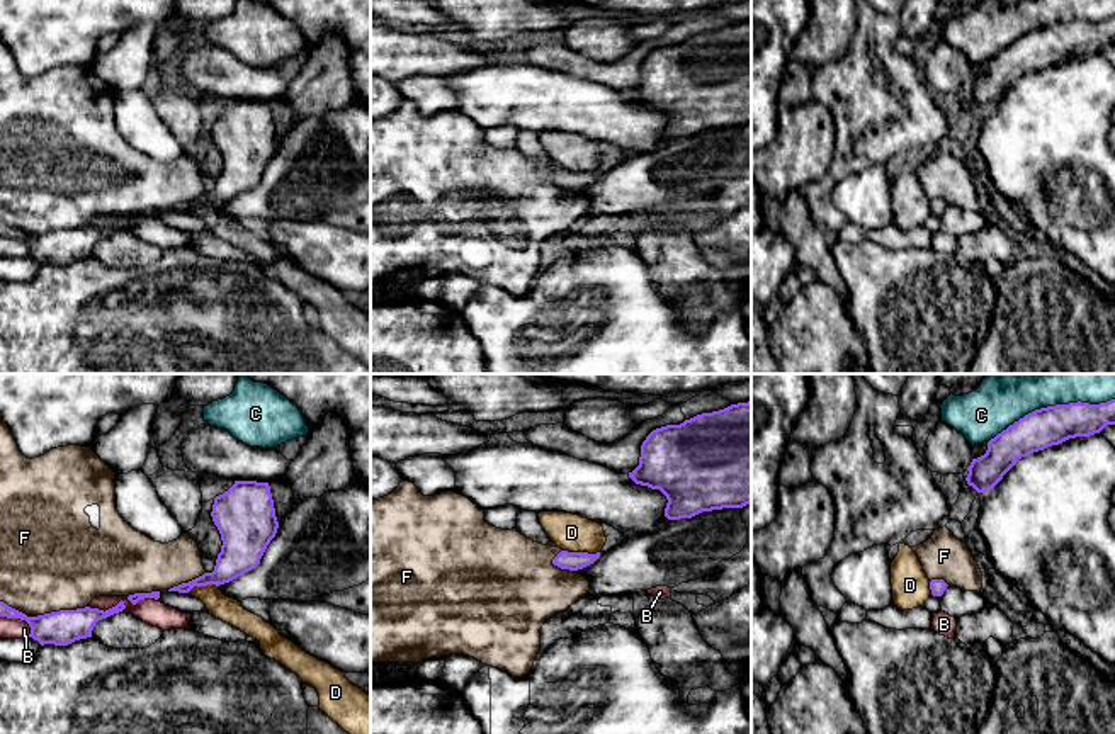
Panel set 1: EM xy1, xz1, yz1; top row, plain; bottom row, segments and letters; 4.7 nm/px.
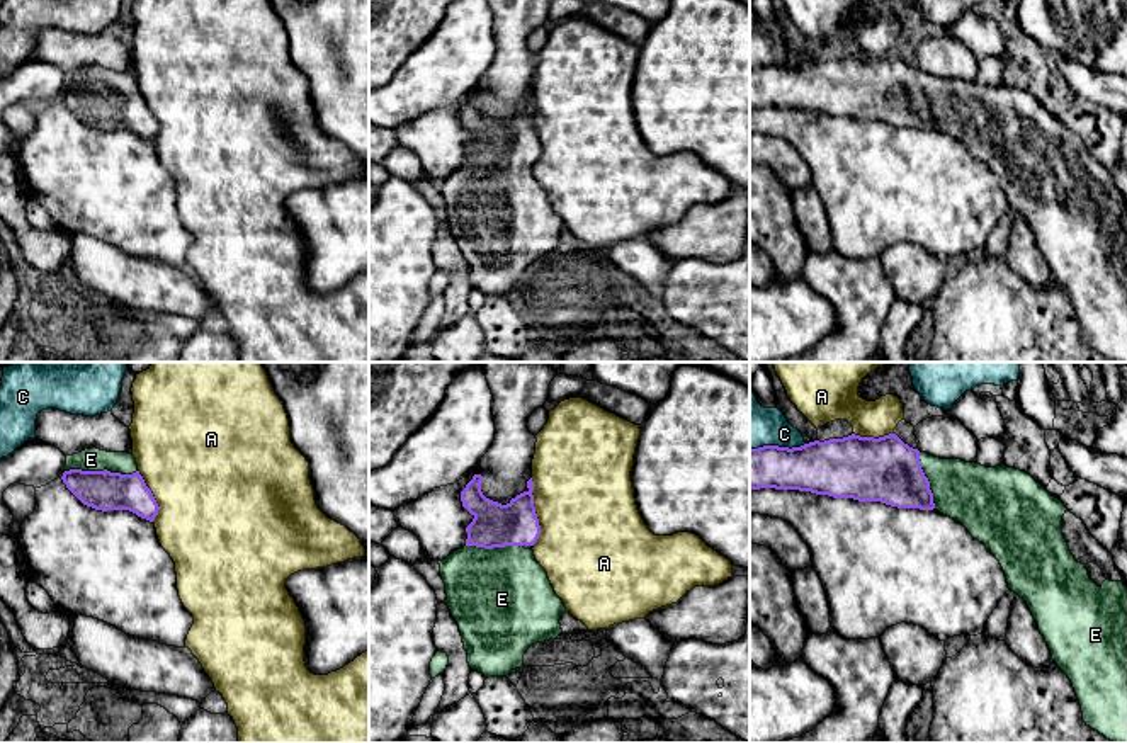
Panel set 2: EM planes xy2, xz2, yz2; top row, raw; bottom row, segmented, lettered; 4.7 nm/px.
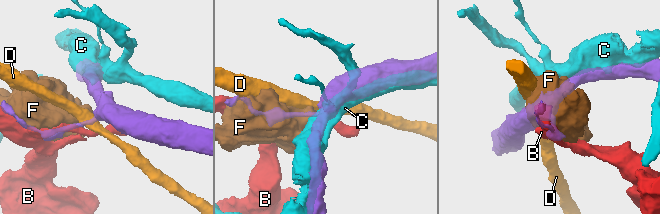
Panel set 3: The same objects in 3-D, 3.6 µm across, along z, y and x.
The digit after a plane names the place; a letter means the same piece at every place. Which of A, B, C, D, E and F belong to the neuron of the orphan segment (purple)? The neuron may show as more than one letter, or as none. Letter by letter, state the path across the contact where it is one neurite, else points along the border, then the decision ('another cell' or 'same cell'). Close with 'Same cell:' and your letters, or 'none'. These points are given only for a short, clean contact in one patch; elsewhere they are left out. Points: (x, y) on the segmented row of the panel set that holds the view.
A: another cell
B: another cell
C: another cell
D: border xz1 (563, 549), (599, 553); another cell
E: way xy2 (102, 490), (97, 471), (90, 459); same cell
F: another cell
Same cell: E

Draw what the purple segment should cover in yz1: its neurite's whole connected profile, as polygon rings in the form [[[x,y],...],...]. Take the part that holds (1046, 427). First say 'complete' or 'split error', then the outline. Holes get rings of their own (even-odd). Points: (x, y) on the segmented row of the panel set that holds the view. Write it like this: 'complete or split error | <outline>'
complete | [[[1115,399],[1035,409],[988,442],[986,454],[972,459],[967,467],[965,481],[977,493],[989,491],[1018,459],[1069,438],[1100,433],[1107,425],[1115,425]]]

